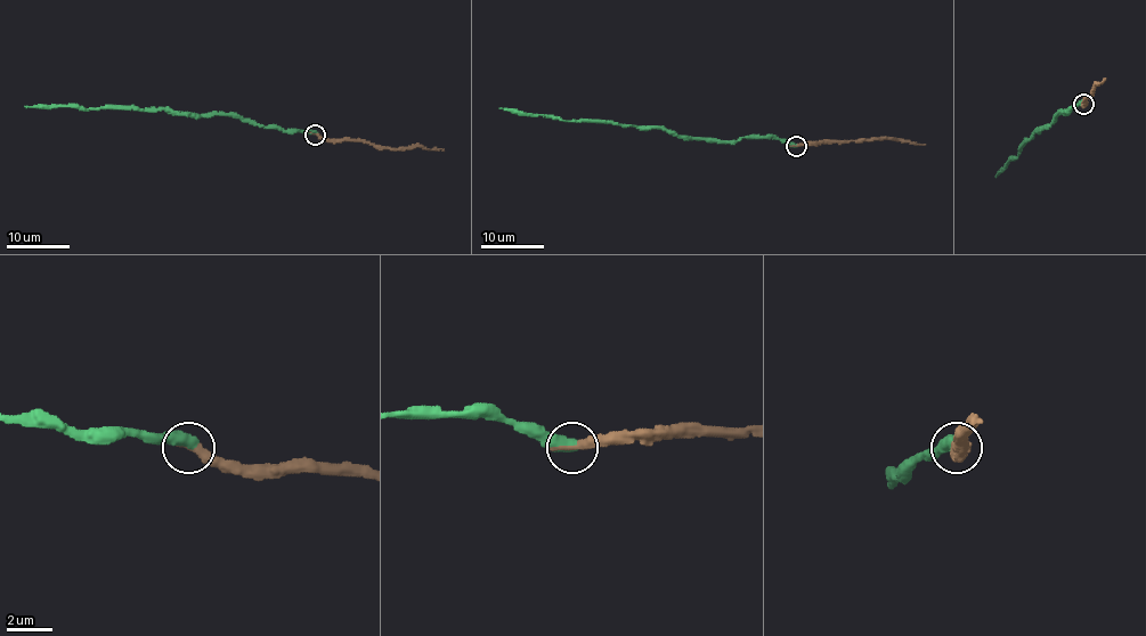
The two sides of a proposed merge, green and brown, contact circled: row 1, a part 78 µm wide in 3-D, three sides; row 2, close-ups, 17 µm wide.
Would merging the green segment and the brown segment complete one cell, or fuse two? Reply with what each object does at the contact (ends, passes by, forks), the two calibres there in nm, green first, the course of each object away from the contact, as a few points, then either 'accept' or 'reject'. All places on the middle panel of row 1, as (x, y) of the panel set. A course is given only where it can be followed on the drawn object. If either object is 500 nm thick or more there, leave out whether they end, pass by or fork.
500 nm thick on the green side, 360 nm on the other; green runs (796, 146), (757, 136), (733, 140), (679, 138), (656, 127), (565, 121), (500, 108); brown runs (796, 146), (874, 138), (925, 145); accept

